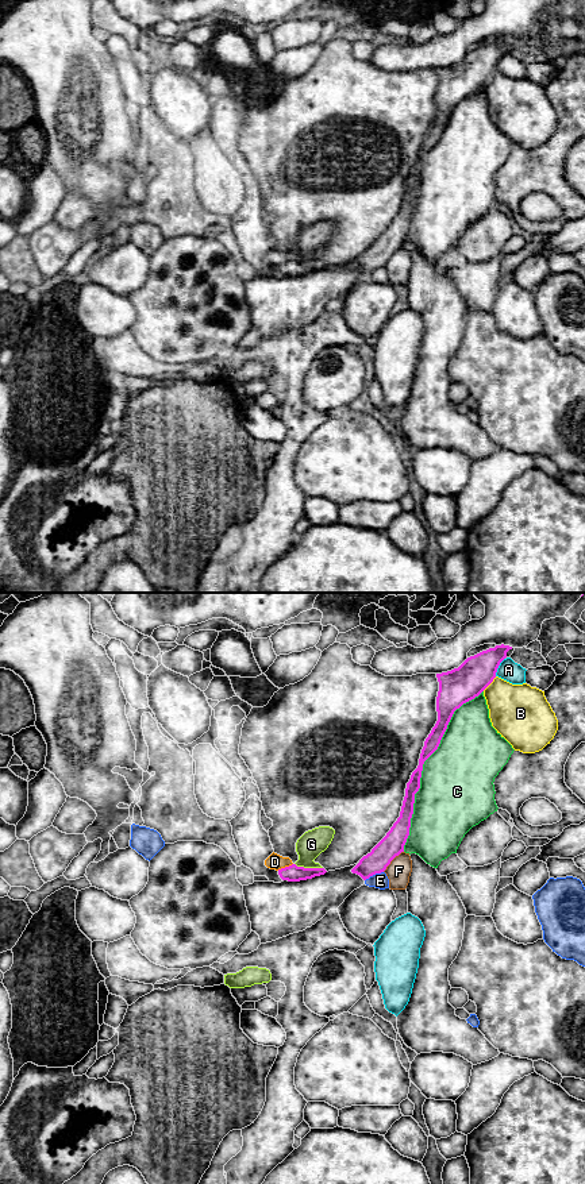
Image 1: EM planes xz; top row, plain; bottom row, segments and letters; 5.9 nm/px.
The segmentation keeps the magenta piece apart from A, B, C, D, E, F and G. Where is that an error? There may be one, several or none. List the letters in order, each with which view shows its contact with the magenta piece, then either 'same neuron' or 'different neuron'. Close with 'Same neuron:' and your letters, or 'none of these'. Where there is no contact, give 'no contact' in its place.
A: contact in xz; different neuron
B: contact in xz; different neuron
C: contact in xz; different neuron
D: contact in xz; different neuron
E: contact in xz; different neuron
F: contact in xz; different neuron
G: contact in xz; different neuron
Same neuron: none of these

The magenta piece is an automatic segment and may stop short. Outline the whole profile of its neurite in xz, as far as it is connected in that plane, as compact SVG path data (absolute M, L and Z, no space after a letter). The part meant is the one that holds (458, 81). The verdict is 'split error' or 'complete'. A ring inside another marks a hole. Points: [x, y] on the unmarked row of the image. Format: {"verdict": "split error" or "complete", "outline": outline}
{"verdict": "complete", "outline": "M496 41L467 53L458 63L436 69L439 77L436 92L438 116L426 134L419 161L407 178L400 212L372 247L363 251L351 265L353 269L366 275L384 267L390 257L404 247L424 157L438 144L454 107L478 92L493 77L499 61L507 53L509 45L512 45L509 41Z"}

